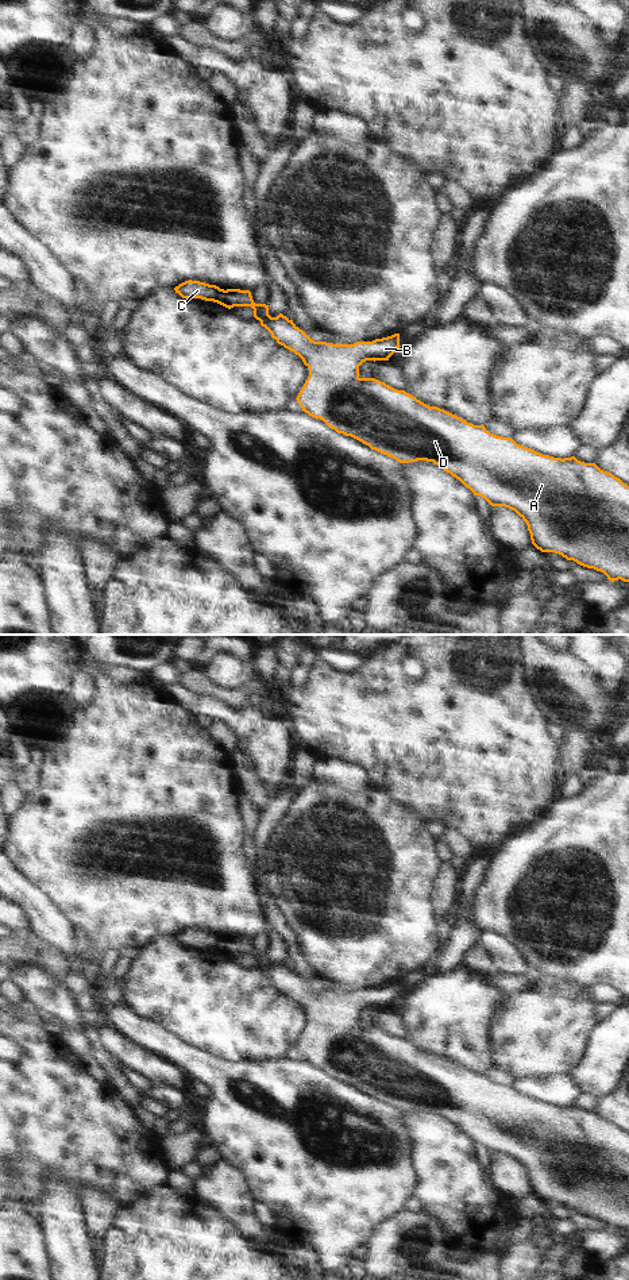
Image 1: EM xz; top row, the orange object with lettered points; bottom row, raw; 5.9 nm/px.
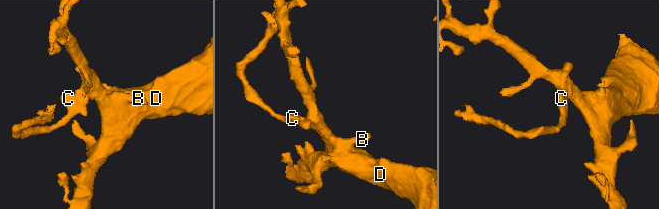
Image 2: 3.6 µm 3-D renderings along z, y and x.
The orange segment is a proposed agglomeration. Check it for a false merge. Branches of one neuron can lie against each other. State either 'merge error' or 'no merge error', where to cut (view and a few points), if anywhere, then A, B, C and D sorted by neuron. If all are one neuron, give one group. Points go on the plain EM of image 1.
merge error | xz (222, 937), (216, 949) | A B D / C

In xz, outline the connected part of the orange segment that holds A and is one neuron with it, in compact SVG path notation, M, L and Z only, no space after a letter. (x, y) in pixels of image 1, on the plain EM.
M221 937L217 952L228 957L251 955L254 965L271 982L271 986L298 1003L309 1015L309 1025L296 1046L305 1061L323 1068L337 1082L351 1084L400 1111L433 1110L491 1154L514 1158L526 1171L532 1192L541 1200L555 1200L583 1215L601 1219L611 1230L618 1227L629 1230L629 1134L620 1126L601 1118L595 1111L584 1111L575 1104L562 1107L543 1103L517 1092L512 1086L490 1082L485 1073L474 1073L444 1057L429 1055L405 1038L397 1038L375 1026L360 1026L359 1014L363 1010L389 1009L401 995L400 982L354 992L314 990L282 961L271 965L269 953L255 952L250 938Z

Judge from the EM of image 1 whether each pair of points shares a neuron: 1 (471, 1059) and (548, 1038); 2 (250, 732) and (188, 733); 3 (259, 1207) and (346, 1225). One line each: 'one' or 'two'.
1: two
2: two
3: two

